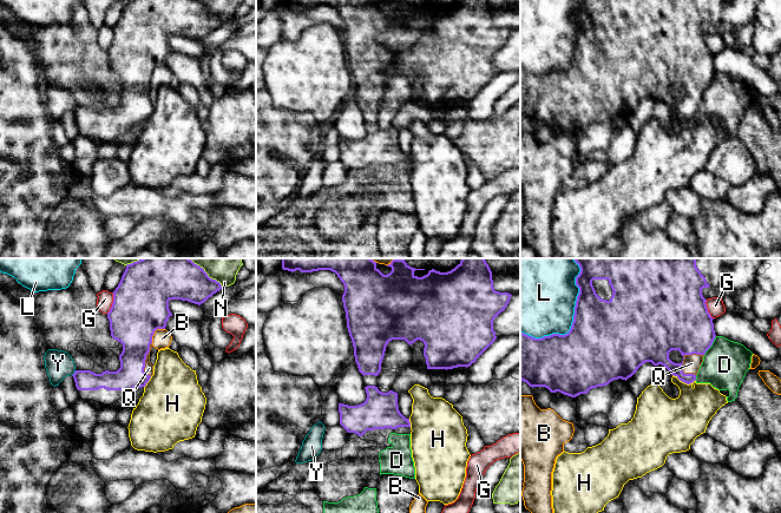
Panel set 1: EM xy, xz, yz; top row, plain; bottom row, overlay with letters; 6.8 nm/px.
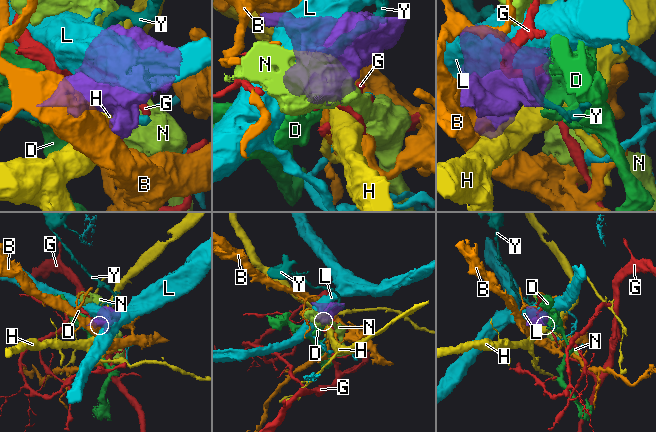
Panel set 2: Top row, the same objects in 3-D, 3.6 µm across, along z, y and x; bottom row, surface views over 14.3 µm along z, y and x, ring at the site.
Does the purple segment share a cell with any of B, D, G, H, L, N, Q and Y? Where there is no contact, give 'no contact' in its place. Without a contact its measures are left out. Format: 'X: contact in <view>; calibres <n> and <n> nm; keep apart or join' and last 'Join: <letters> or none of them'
B: contact in xy; calibres 380 and 130 nm; keep apart
D: contact in yz; calibres 380 and 300 nm; keep apart
G: contact in xy; calibres 380 and 110 nm; keep apart
H: contact in yz; calibres 140 and 300 nm; keep apart
L: contact in yz; calibres 500 and 440 nm; keep apart
N: contact in xy; calibres 260 and 140 nm; keep apart
Q: contact in yz; calibres 440 and 120 nm; join
Y: contact in xy; calibres 140 and 190 nm; keep apart
Join: Q

